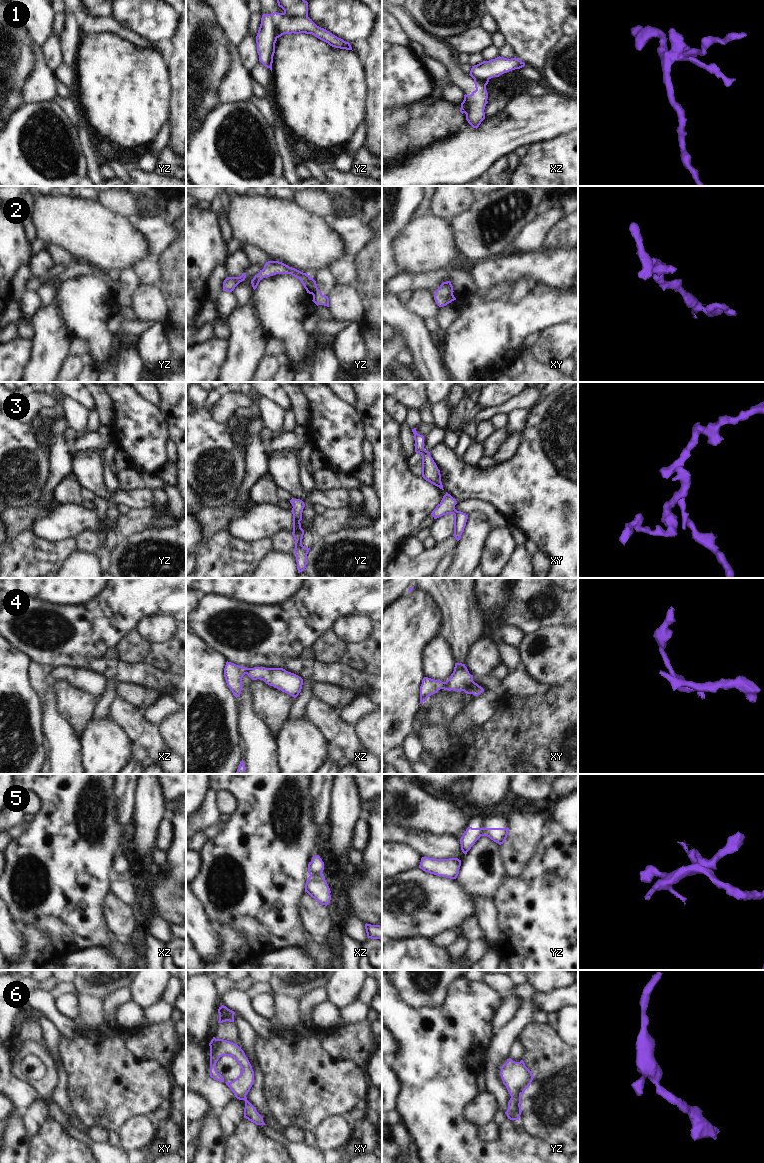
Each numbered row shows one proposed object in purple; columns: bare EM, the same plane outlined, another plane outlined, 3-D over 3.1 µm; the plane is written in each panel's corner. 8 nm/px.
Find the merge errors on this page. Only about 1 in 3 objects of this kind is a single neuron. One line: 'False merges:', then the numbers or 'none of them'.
False merges: 1, 4, 5.

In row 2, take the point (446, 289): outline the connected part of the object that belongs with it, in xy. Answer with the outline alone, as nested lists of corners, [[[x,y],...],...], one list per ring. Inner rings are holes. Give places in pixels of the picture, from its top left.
[[[450,281],[443,282],[434,293],[434,300],[439,307],[446,306],[456,300],[453,295],[453,286]]]

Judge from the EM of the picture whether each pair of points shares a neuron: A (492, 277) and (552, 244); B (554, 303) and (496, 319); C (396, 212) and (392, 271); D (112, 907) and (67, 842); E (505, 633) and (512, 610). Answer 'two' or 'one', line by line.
A: two
B: one
C: one
D: two
E: two

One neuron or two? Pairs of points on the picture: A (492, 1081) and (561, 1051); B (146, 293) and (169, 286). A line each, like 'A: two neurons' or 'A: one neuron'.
A: two neurons
B: two neurons

